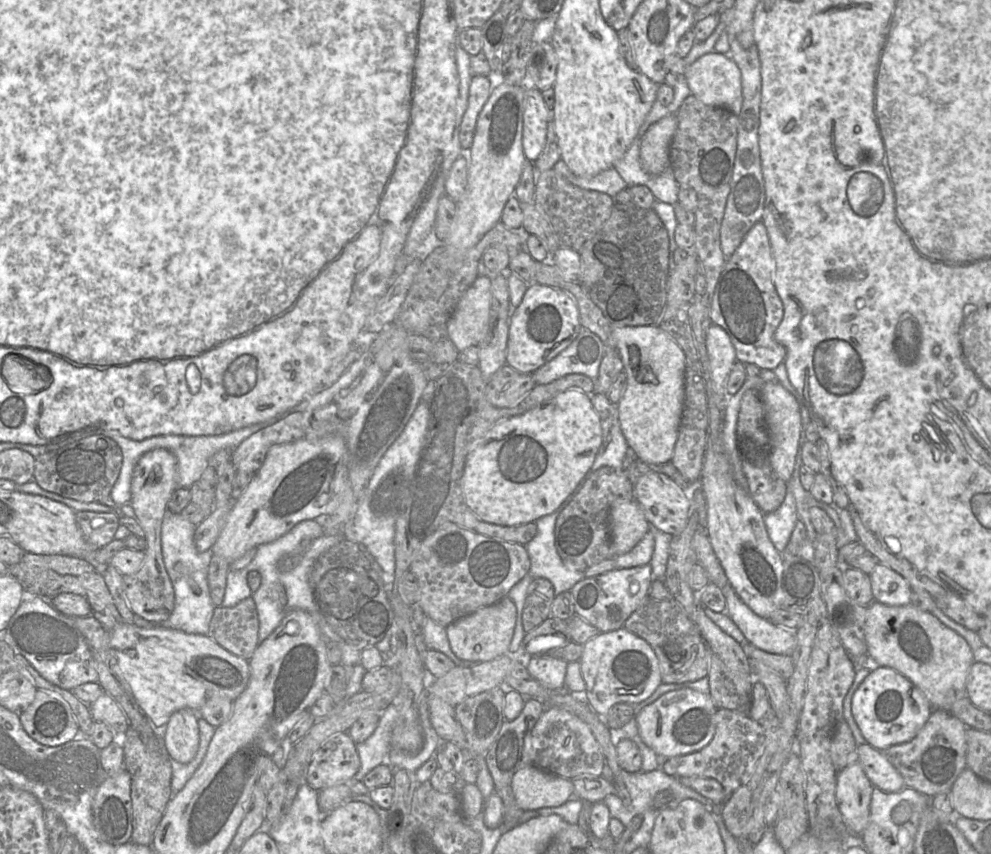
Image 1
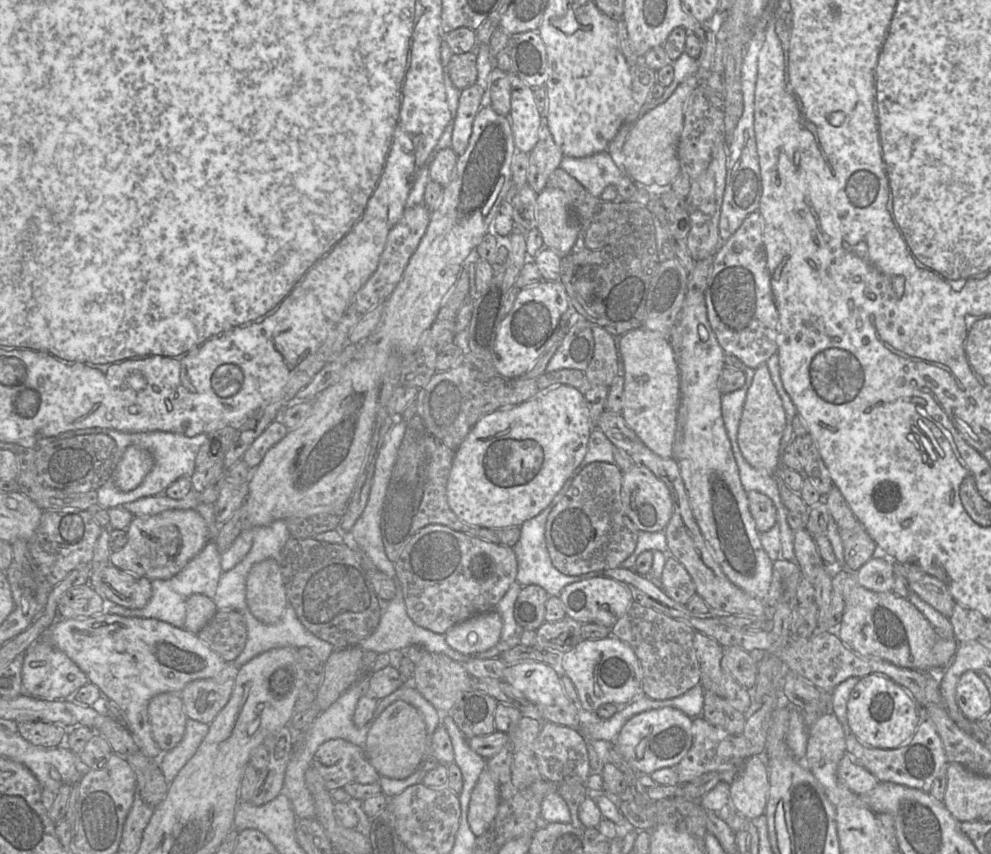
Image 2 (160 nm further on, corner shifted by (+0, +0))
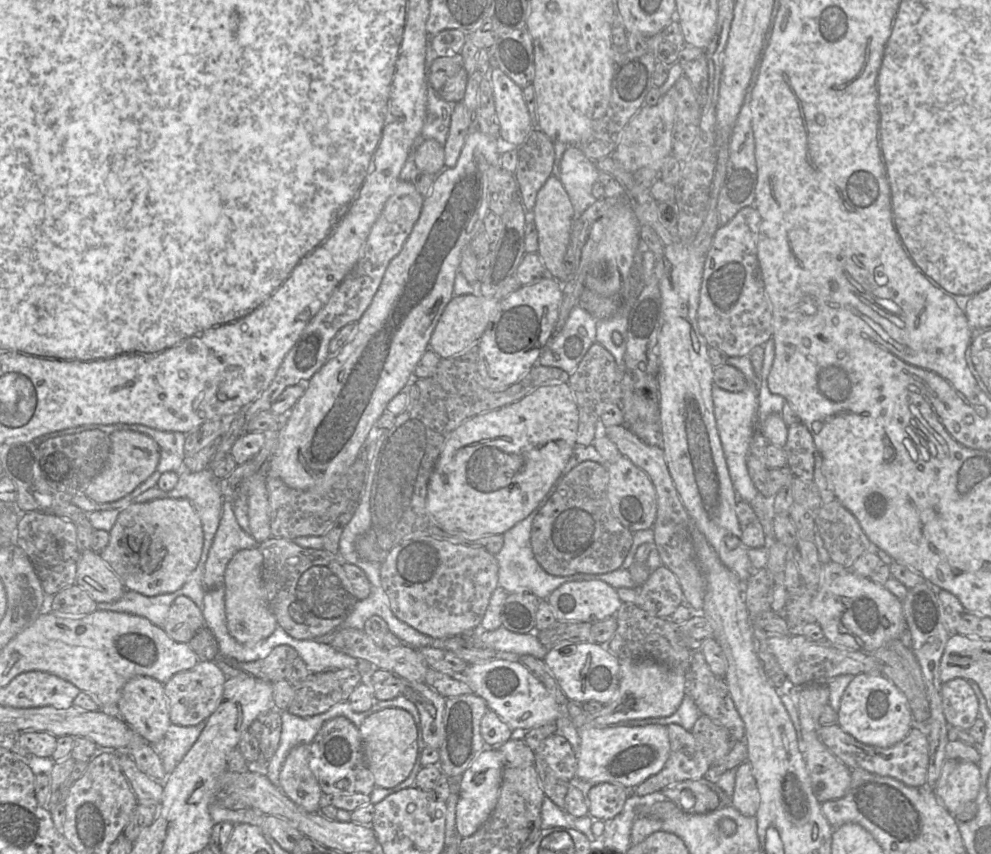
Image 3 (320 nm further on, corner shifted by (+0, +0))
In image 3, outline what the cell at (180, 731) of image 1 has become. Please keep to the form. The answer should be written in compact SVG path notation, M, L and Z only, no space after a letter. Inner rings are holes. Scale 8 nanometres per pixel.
M148 676L131 678L123 687L117 704L118 716L151 745L160 743L171 725L164 684Z

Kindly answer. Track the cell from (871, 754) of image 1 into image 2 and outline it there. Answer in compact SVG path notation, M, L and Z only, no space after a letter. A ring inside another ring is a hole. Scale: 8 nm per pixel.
M845 754L840 760L837 776L844 786L857 795L869 793L879 782L868 770L857 764L849 754Z

